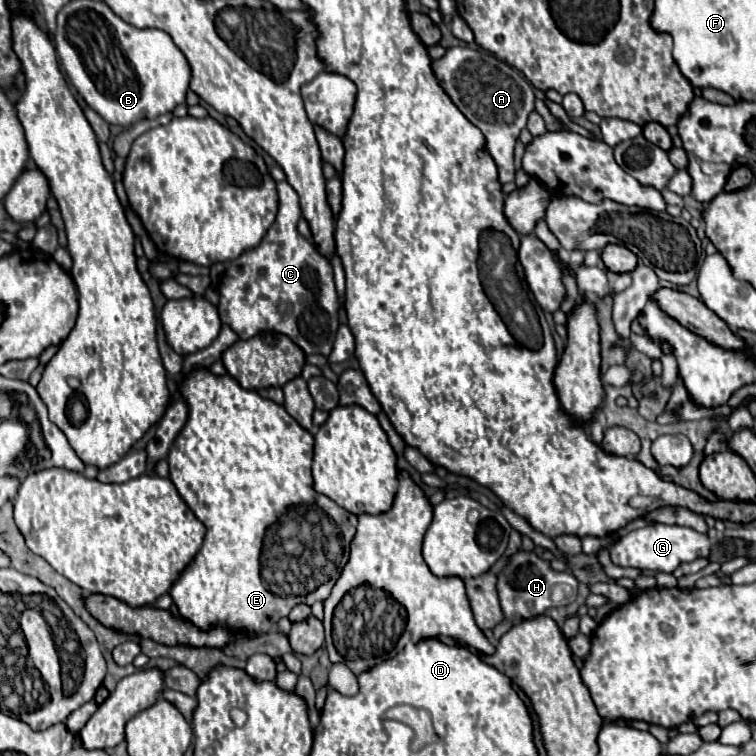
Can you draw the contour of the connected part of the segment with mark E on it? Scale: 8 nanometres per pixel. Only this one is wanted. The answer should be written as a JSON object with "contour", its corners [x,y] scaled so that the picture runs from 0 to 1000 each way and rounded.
{"contour":[[[271,485],[250,491],[237,507],[237,520],[250,536],[250,552],[221,604],[224,634],[258,684],[274,697],[274,708],[261,737],[234,763],[224,787],[237,813],[263,832],[290,824],[348,840],[372,816],[380,816],[390,800],[414,800],[438,784],[448,755],[462,739],[462,716],[472,684],[454,671],[446,673],[443,663],[414,647],[414,578],[388,557],[377,538],[348,528],[337,517],[319,515],[308,499],[282,496]]]}

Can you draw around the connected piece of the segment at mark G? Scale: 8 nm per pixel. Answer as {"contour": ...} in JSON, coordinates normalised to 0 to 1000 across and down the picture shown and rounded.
{"contour":[[[864,692],[864,694],[848,697],[843,702],[835,702],[806,724],[808,742],[813,747],[858,753],[858,755],[866,755],[866,758],[874,758],[874,755],[877,758],[890,758],[906,742],[919,742],[925,737],[938,737],[938,729],[940,729],[940,718],[938,718],[935,708],[922,705],[914,697],[874,694],[874,692]]]}

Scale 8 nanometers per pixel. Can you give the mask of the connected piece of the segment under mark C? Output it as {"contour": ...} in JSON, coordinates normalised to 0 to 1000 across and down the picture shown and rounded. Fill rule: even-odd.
{"contour":[[[372,239],[366,242],[366,258],[369,279],[348,319],[300,348],[290,385],[290,419],[316,443],[316,448],[329,448],[345,438],[374,440],[406,470],[422,467],[433,472],[448,433],[440,353],[419,335],[409,316],[393,308],[398,274],[388,247],[380,239]],[[372,401],[382,401],[382,409],[369,411]]]}

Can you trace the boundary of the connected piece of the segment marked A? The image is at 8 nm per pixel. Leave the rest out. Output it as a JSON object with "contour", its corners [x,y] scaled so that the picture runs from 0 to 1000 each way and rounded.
{"contour":[[[620,62],[591,65],[586,78],[573,81],[573,94],[607,147],[639,173],[644,184],[644,200],[660,224],[660,239],[679,239],[679,194],[687,184],[687,176],[697,168],[697,155],[708,147],[708,126],[694,99],[655,73]]]}

